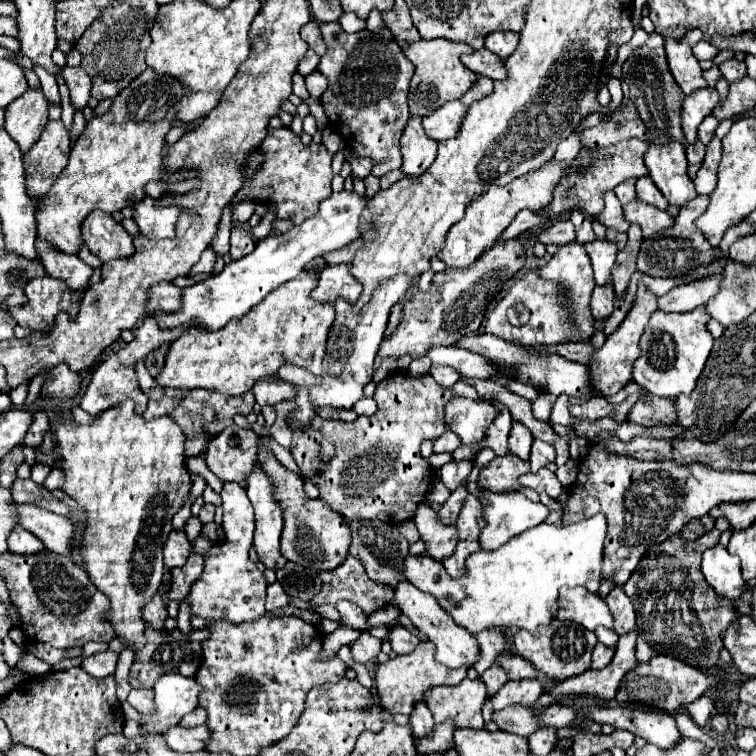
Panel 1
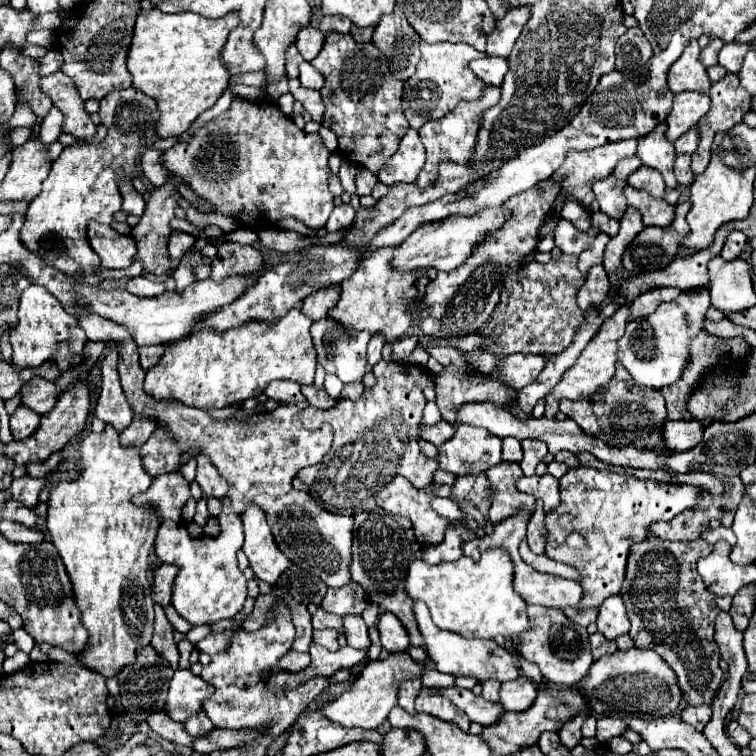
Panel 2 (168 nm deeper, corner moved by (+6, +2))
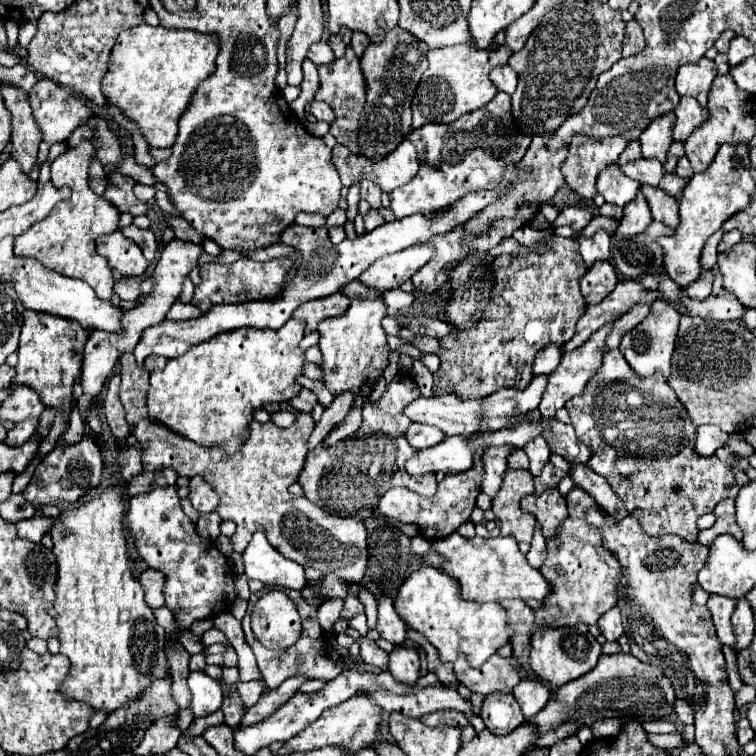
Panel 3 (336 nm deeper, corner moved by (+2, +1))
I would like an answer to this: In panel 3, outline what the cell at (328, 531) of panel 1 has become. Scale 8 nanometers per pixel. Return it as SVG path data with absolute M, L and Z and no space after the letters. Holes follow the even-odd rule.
M120 354L120 364L120 400L126 410L130 432L142 446L142 466L146 470L172 466L178 476L190 478L202 474L220 494L220 506L216 512L224 520L236 522L236 532L232 536L236 552L242 552L248 546L256 528L264 528L268 542L282 556L298 562L300 566L334 572L346 584L362 582L368 558L366 528L362 520L328 514L308 498L296 498L288 492L288 486L298 480L308 456L308 438L314 430L314 418L310 412L294 412L296 422L290 428L280 428L274 422L250 422L246 444L242 444L238 454L230 454L230 458L226 458L226 454L222 454L222 450L214 450L214 446L206 450L206 446L198 446L196 442L182 438L182 434L174 434L174 430L166 430L166 426L154 422L148 414L138 416L138 412L146 412L148 372L136 364L134 354Z

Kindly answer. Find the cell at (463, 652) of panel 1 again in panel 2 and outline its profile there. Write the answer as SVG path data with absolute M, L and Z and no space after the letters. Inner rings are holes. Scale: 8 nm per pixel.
M422 601L414 603L414 613L416 613L420 633L426 641L426 651L428 651L430 659L436 663L436 669L440 673L448 673L454 677L474 677L480 683L488 681L488 679L496 679L496 681L504 683L504 681L516 679L520 675L516 657L510 651L506 651L504 647L496 645L496 641L464 639L464 637L458 637L456 633L446 633L442 629L436 629L436 625L430 621L430 613L428 613L426 605L422 605Z

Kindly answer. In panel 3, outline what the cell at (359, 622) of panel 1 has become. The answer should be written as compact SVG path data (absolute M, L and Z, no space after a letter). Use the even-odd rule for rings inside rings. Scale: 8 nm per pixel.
M360 636L356 642L360 644L360 656L362 656L364 662L374 664L374 666L388 664L388 652L384 652L382 648L378 648L374 640L370 640L368 636Z

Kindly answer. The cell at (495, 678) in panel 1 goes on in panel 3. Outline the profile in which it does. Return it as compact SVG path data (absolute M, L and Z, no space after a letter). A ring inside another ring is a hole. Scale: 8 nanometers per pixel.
M494 692L484 698L482 720L494 734L508 734L524 722L524 714L512 694Z

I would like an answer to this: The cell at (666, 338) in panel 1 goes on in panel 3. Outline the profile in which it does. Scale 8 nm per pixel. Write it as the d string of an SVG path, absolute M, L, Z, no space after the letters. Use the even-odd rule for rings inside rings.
M656 300L652 304L652 310L644 322L640 322L634 330L630 330L622 342L620 342L620 352L624 354L626 362L638 376L650 376L656 370L662 372L664 378L670 378L670 360L674 354L676 346L676 336L678 336L678 322L680 322L680 312L674 308L674 304L666 300Z

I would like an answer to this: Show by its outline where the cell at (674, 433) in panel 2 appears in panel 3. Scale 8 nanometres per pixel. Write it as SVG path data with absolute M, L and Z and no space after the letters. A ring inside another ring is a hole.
M698 426L696 428L696 444L694 450L700 456L712 456L720 446L728 442L728 434L718 430L718 426Z

